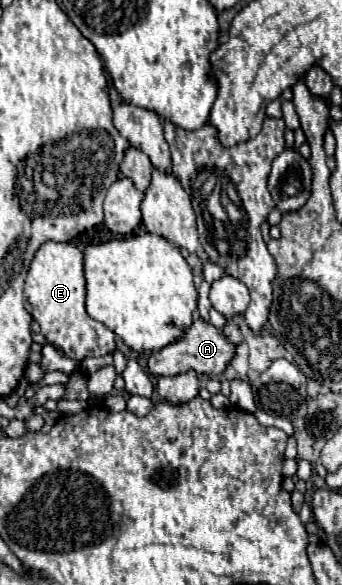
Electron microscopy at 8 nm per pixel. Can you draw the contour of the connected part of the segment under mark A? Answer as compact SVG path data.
M198 318L194 324L188 328L182 340L176 344L170 344L168 348L162 348L160 352L154 352L148 360L148 370L156 376L176 376L188 370L194 370L196 374L208 374L208 376L218 376L226 370L230 360L236 356L236 344L232 344L220 328L214 324Z

